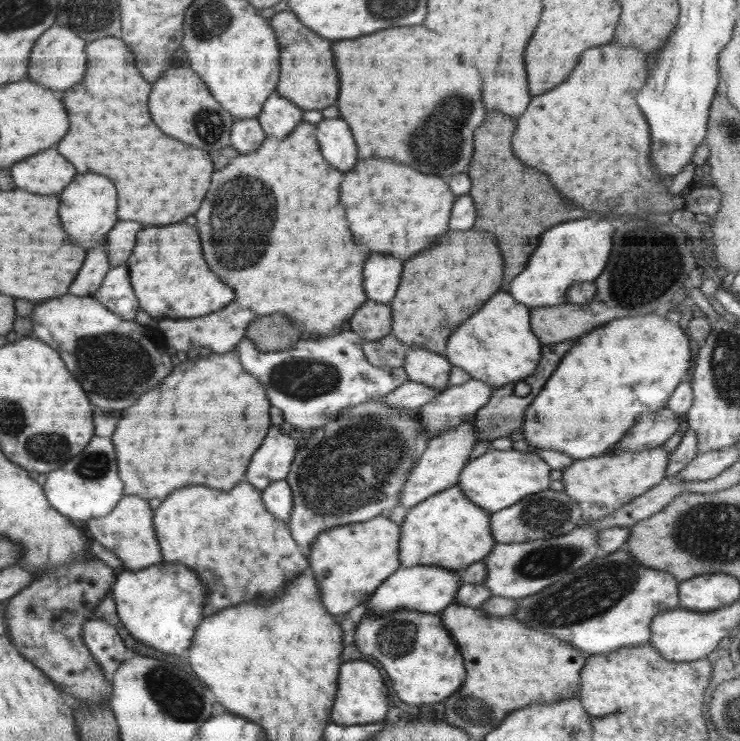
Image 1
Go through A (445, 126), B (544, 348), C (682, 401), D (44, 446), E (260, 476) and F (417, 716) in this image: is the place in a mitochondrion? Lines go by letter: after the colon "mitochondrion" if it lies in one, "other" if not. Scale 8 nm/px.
A: mitochondrion
B: other
C: other
D: mitochondrion
E: other
F: other

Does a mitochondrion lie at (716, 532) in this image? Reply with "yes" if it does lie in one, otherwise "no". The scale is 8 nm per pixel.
yes

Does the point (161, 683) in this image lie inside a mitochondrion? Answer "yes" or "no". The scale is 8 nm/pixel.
yes

